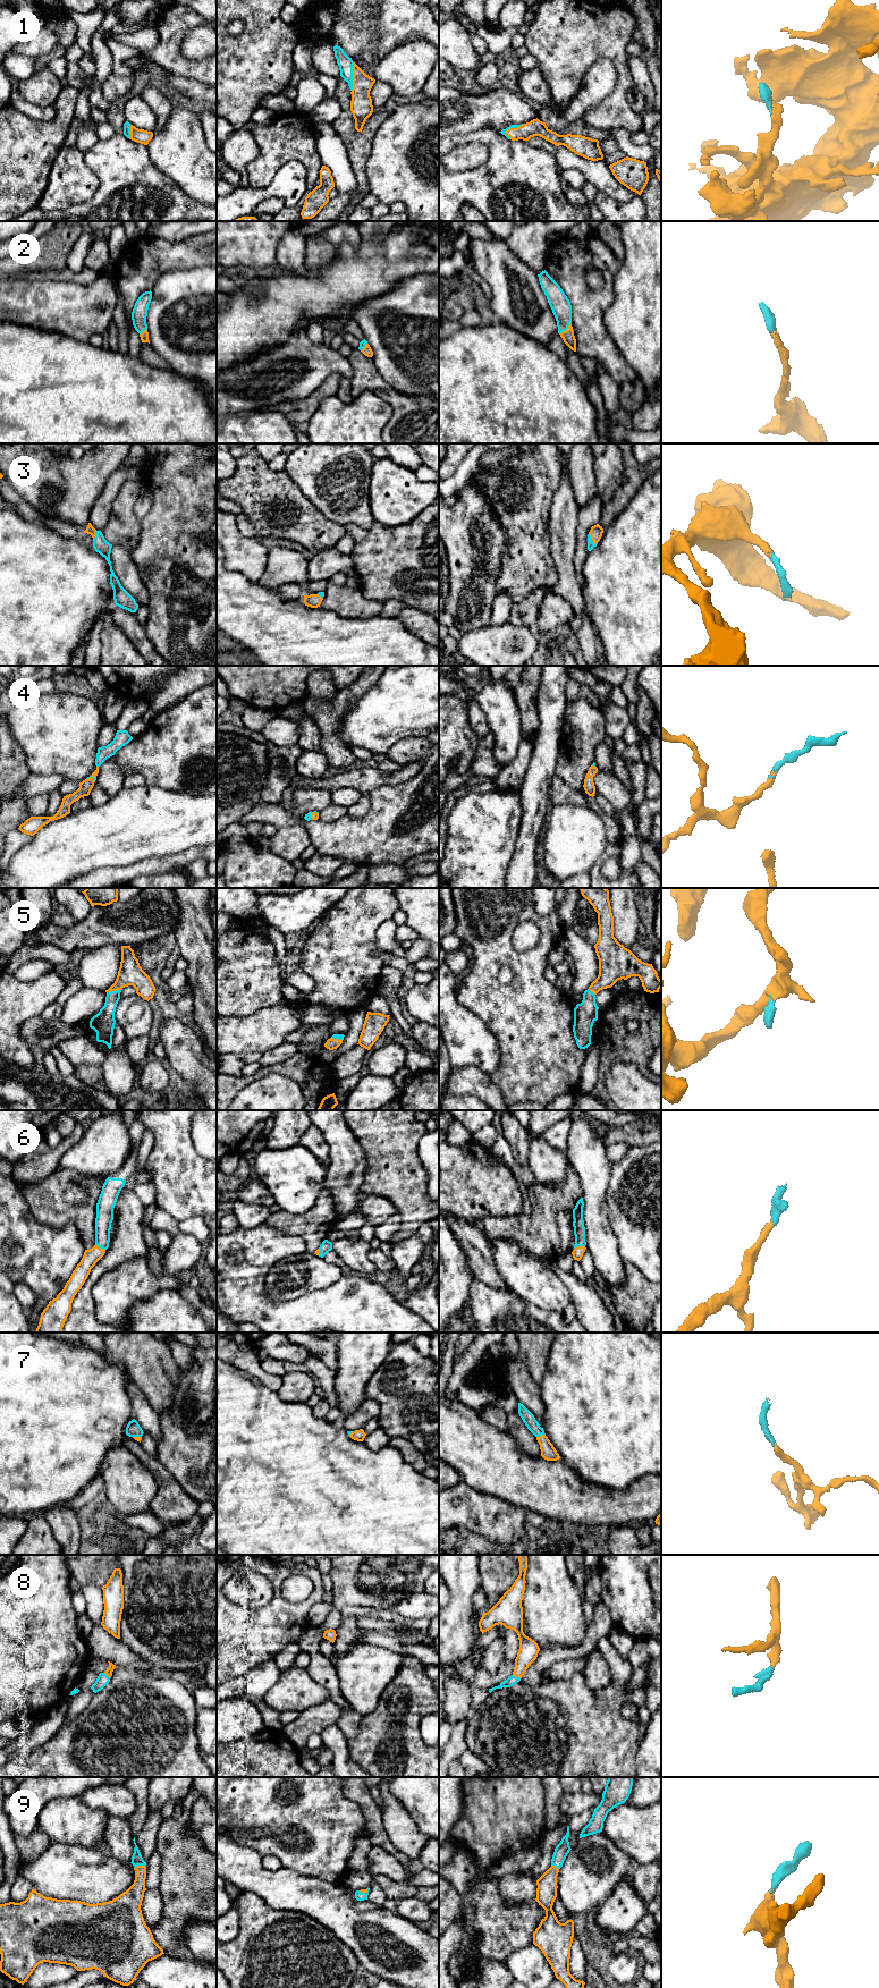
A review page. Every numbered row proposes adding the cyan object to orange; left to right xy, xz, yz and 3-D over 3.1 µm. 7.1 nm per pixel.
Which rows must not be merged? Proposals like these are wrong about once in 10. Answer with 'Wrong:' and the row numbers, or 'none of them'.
Wrong: none of them

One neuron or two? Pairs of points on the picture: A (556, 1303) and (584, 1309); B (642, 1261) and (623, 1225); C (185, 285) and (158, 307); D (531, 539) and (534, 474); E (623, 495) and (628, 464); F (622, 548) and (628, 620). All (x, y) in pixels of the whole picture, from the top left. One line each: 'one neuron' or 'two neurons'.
A: two neurons
B: one neuron
C: one neuron
D: one neuron
E: one neuron
F: one neuron

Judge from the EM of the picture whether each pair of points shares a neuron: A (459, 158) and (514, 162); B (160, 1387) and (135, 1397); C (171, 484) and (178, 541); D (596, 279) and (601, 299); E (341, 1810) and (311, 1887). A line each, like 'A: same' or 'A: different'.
A: different
B: different
C: same
D: different
E: different

